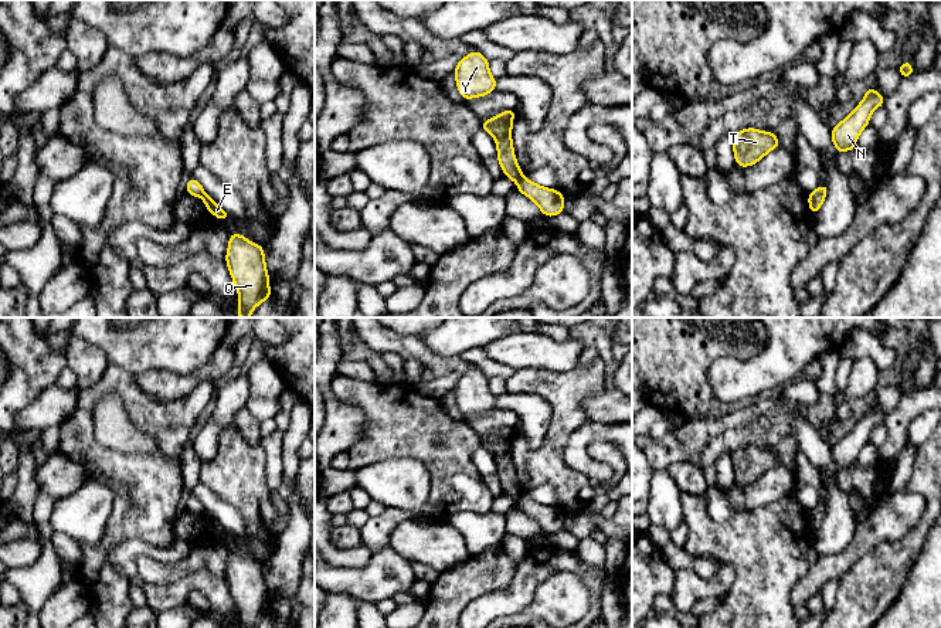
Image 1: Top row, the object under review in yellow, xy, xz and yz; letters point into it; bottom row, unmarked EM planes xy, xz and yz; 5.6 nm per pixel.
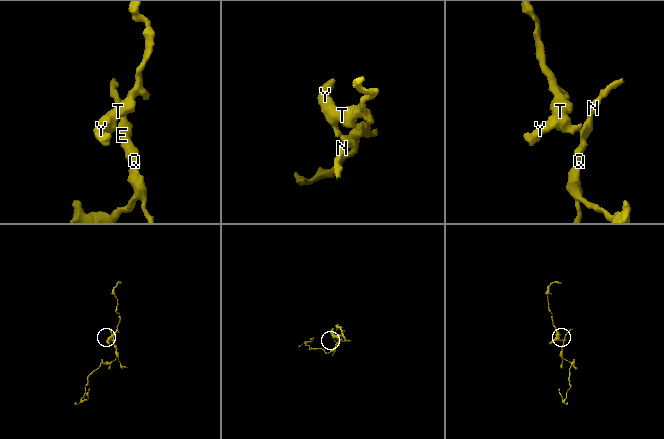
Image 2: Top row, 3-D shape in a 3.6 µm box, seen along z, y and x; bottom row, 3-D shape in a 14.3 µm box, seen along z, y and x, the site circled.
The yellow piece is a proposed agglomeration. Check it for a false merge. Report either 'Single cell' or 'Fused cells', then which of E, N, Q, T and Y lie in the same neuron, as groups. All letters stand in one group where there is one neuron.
Fused cells. Groups: E N Q / T Y

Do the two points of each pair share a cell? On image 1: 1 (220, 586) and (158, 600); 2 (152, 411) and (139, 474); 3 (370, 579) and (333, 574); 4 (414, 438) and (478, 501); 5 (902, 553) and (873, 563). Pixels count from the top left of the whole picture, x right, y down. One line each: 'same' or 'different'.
1: same
2: same
3: same
4: same
5: same

